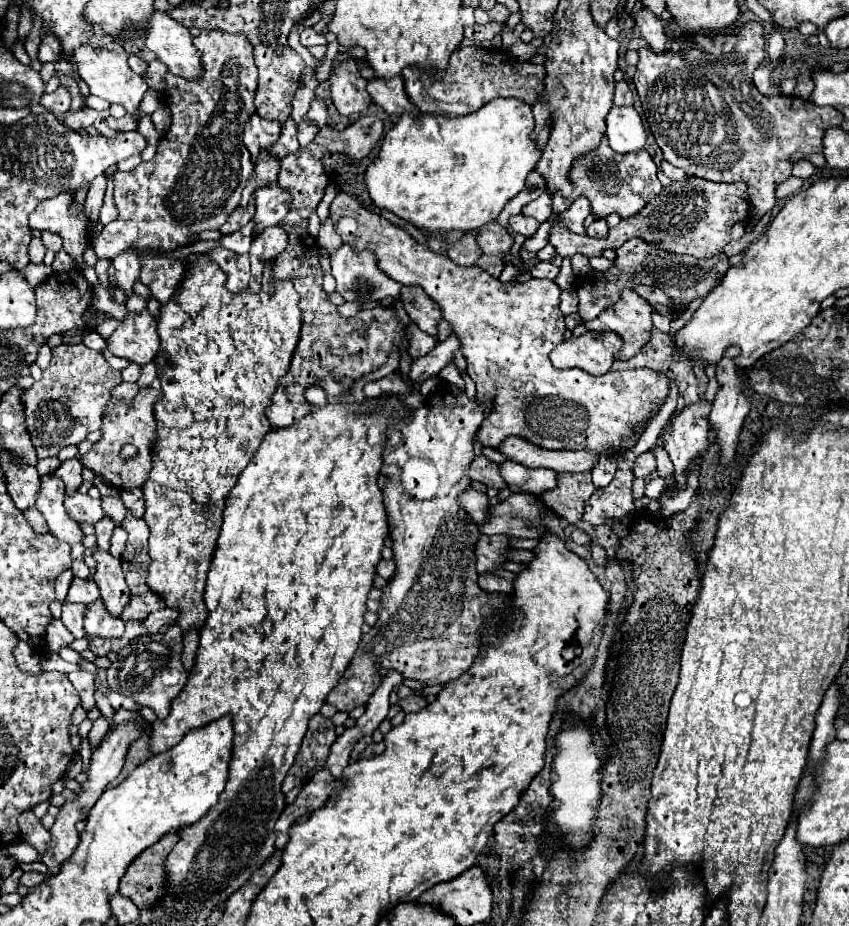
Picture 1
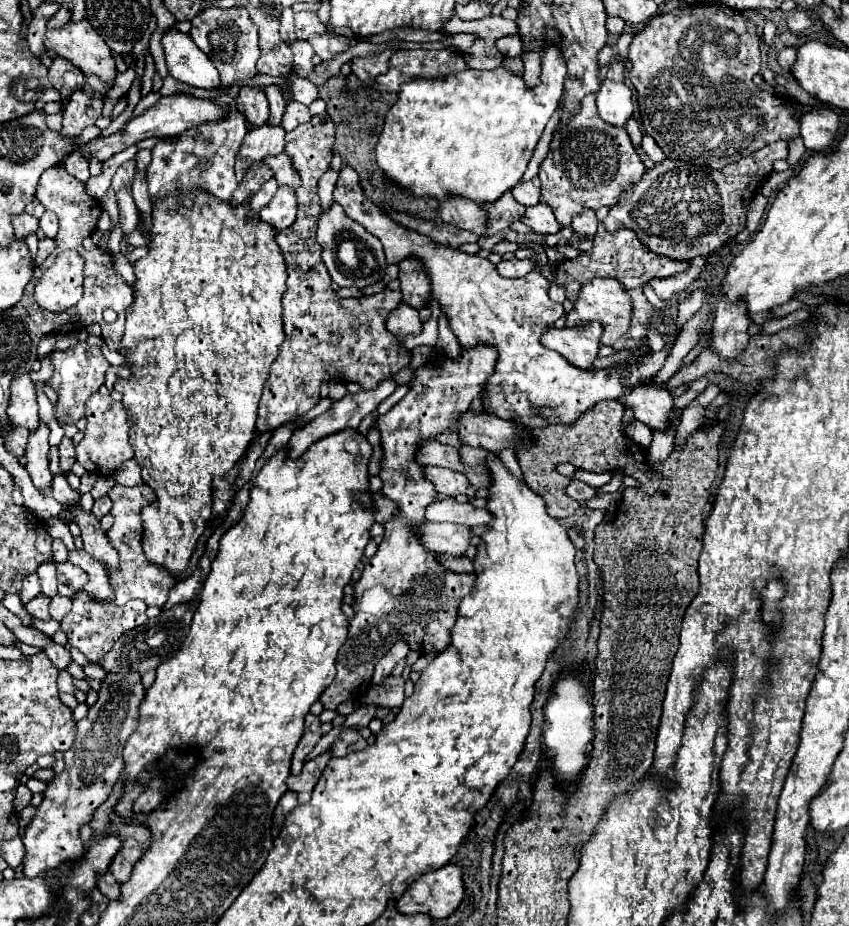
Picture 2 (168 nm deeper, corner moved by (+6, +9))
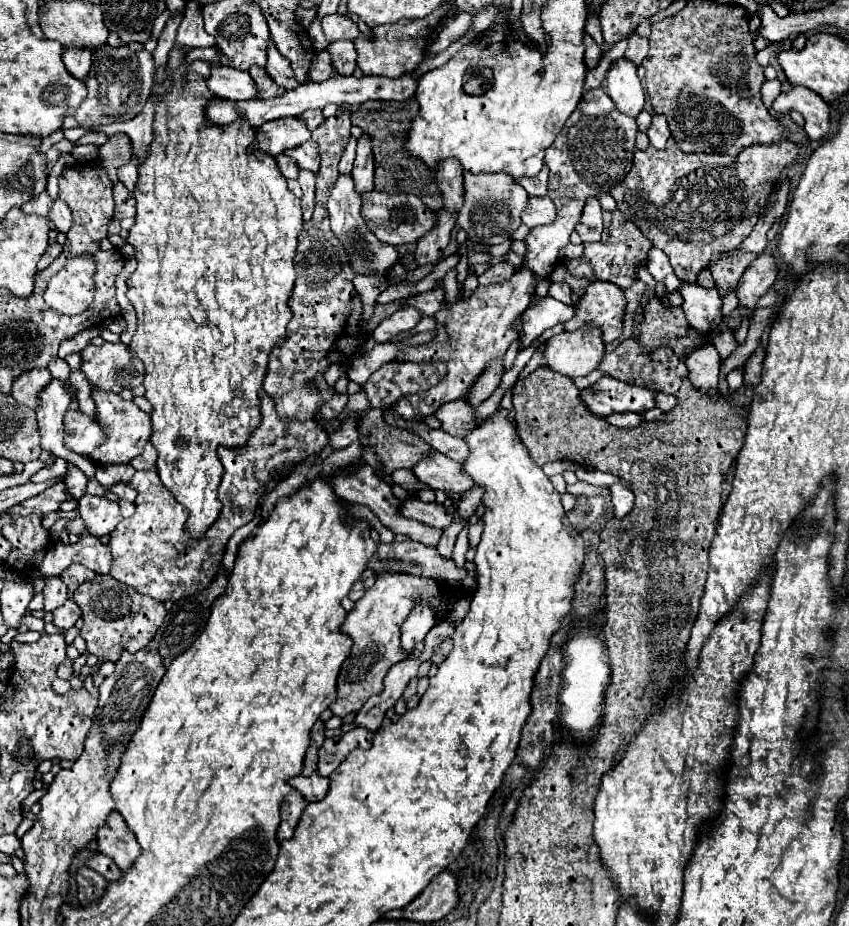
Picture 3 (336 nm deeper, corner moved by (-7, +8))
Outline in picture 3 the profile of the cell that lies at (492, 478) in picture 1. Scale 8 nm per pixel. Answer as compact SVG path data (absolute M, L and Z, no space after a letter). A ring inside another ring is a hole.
M361 390L359 394L355 394L355 396L349 396L349 402L347 402L345 412L343 412L337 420L331 420L329 424L325 424L325 430L327 430L327 432L333 432L333 430L339 426L339 420L341 420L345 414L349 414L351 410L363 412L363 416L361 416L361 420L359 420L359 434L361 434L359 440L361 440L363 446L369 444L369 446L375 448L375 452L377 452L377 456L381 458L381 462L383 462L383 466L385 466L387 472L393 472L393 470L397 470L397 468L413 470L415 464L419 464L419 460L431 456L431 446L429 446L421 436L411 434L409 430L401 430L401 428L395 428L395 426L387 424L385 418L383 418L383 410L381 410L381 408L371 408L371 406L369 406L369 400L367 400L367 396L365 396L363 390Z

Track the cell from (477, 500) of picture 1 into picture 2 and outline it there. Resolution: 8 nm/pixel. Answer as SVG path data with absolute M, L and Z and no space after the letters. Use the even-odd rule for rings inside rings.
M426 467L424 477L432 481L436 491L442 495L466 495L468 479L462 473L442 469L442 467Z

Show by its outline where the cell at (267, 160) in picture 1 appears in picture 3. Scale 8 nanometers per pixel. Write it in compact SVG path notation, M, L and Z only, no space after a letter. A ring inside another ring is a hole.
M297 118L271 120L269 124L263 124L261 128L257 128L255 148L271 156L279 156L285 150L297 148L311 138L311 132L307 130L305 122ZM261 128L263 128L263 134L261 134Z

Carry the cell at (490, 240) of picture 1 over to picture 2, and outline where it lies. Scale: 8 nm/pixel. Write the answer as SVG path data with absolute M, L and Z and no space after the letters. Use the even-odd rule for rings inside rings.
M442 199L440 201L440 217L442 221L458 227L458 229L468 229L476 235L486 233L486 213L482 211L480 205L476 205L470 199Z

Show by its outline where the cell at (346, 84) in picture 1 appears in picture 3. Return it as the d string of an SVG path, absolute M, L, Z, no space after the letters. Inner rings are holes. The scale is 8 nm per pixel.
M339 14L325 16L325 20L321 24L323 24L323 32L325 32L327 42L355 40L361 34L357 24L351 18L347 18L347 16L339 16Z

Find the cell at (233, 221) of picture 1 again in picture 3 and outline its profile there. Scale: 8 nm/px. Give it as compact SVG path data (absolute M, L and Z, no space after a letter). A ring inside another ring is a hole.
M285 154L283 156L277 156L275 162L277 162L277 166L285 178L297 179L299 168L297 168L297 164L289 156L285 156Z

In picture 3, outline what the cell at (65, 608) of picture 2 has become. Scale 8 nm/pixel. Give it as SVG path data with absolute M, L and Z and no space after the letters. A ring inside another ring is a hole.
M69 598L61 608L53 610L53 624L57 628L73 628L75 622L81 618L81 608L77 606L77 602L73 598Z

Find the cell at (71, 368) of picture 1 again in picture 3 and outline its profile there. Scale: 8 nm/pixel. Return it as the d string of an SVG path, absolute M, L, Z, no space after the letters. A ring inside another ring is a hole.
M89 344L81 352L81 370L91 388L121 392L143 382L143 364L131 356L125 344Z

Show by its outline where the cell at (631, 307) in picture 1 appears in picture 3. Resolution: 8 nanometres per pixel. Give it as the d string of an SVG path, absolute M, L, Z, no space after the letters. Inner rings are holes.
M593 282L579 300L575 316L565 324L565 330L575 330L583 322L597 324L603 328L605 344L613 344L623 334L625 306L627 300L621 288L609 282Z

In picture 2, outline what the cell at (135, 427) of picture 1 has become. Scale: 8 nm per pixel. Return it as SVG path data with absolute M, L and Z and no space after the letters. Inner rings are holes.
M92 395L86 403L86 431L84 439L76 445L76 461L90 473L110 477L124 461L134 457L130 445L130 425L126 407L120 401L114 401L110 395Z

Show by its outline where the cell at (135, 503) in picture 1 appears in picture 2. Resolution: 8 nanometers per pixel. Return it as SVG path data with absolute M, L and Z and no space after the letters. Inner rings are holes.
M130 459L128 463L122 463L116 471L114 471L114 481L126 487L134 487L134 485L142 485L142 475L140 475L140 465L136 465L134 459Z

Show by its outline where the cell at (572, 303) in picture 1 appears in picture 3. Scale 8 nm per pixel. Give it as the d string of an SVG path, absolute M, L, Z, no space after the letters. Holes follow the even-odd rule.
M551 282L551 288L549 288L549 296L557 298L559 302L565 302L565 304L573 304L573 302L571 302L571 288L569 288L569 284L565 284L565 282Z

